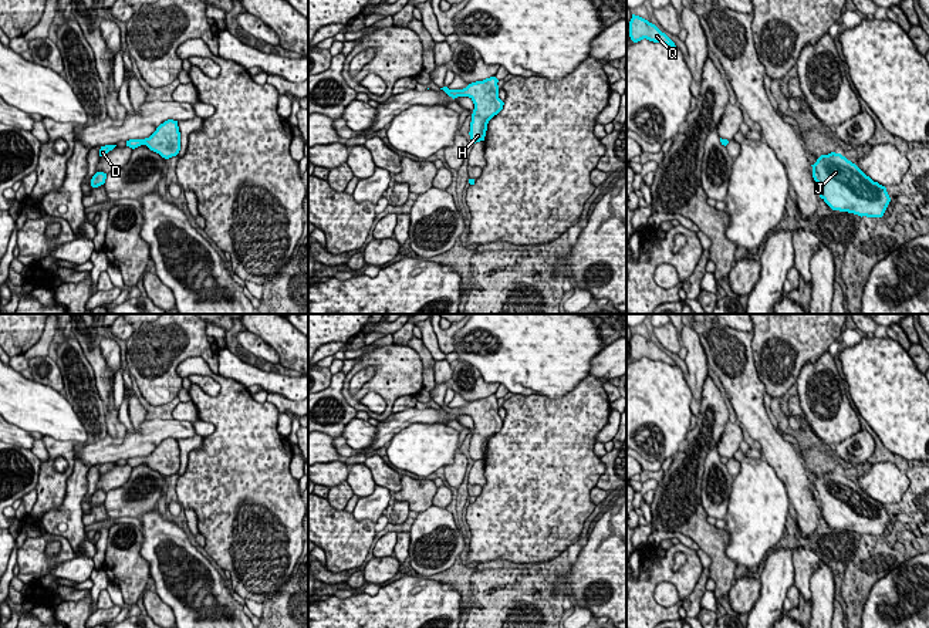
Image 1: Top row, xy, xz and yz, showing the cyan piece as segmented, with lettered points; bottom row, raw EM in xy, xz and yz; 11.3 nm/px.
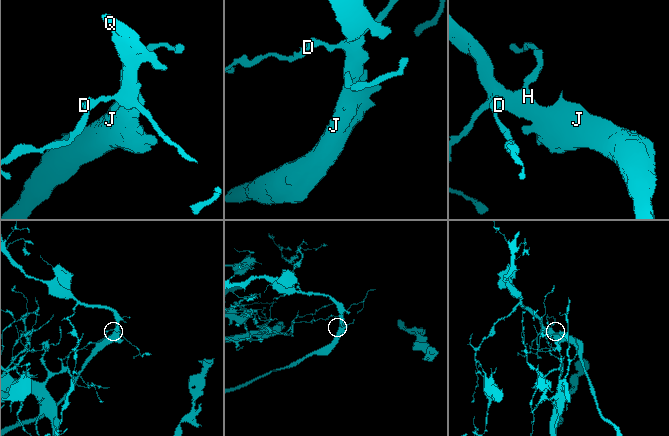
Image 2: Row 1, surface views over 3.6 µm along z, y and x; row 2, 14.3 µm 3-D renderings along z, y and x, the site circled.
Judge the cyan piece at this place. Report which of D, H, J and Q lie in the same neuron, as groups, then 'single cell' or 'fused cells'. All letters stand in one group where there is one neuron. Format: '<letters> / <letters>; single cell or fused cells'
D / H J Q; fused cells

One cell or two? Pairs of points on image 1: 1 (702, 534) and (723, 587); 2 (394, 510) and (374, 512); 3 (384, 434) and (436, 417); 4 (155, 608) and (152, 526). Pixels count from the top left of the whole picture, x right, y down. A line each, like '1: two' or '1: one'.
1: one
2: two
3: one
4: two

